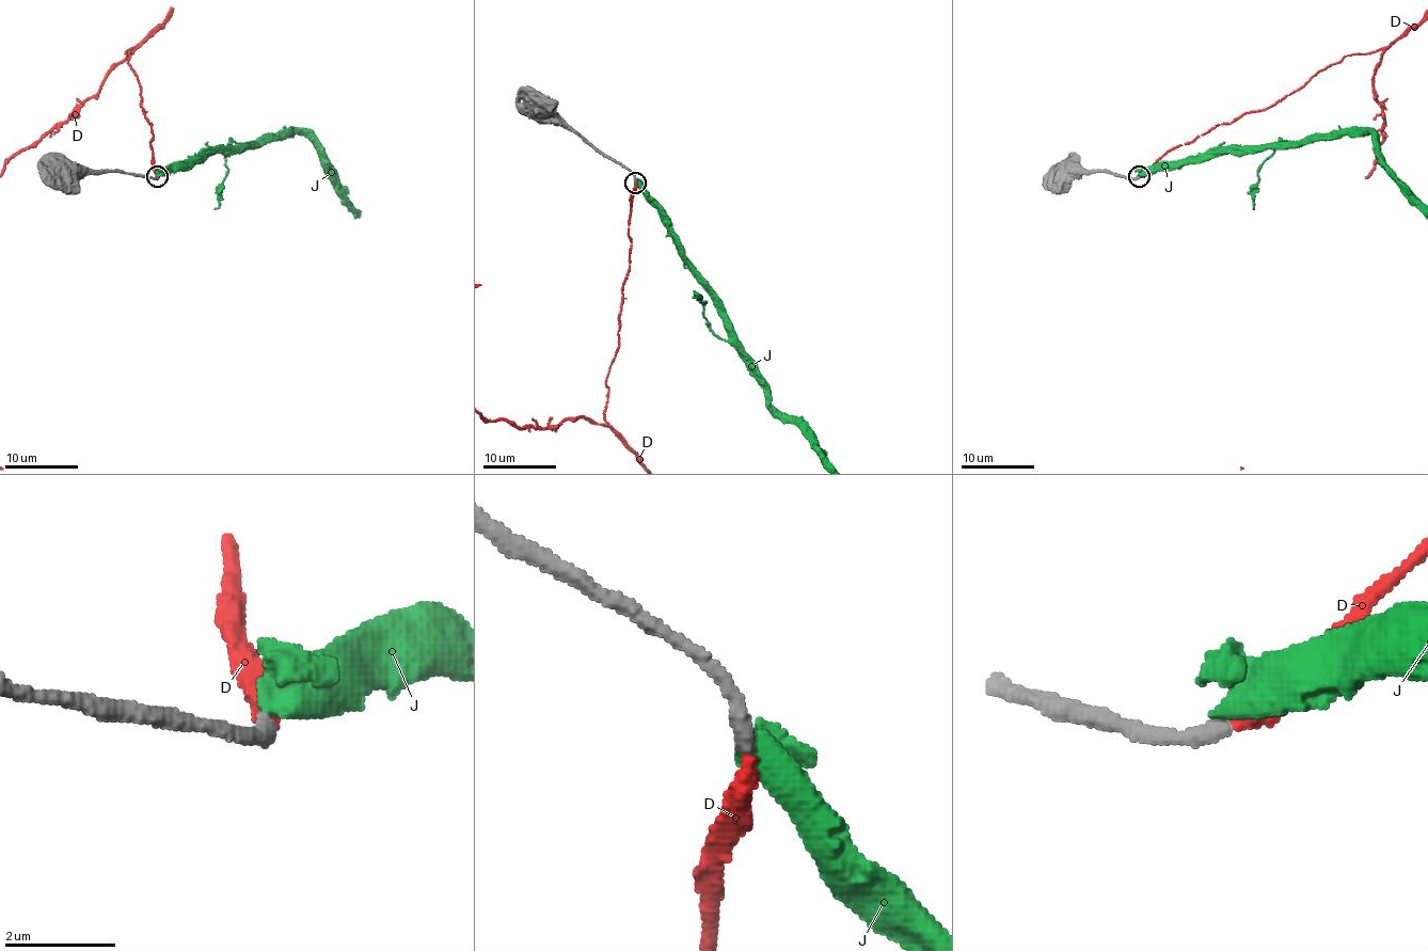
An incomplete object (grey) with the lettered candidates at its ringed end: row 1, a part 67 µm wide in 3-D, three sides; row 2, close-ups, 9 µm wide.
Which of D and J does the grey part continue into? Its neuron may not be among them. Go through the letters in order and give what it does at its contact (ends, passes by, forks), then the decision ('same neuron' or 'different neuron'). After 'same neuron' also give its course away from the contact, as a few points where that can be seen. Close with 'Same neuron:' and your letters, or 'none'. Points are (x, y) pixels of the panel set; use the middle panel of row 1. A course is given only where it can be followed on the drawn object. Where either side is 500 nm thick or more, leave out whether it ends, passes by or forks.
D: it ends | same neuron
J: it passes by | different neuron
Same neuron: D

